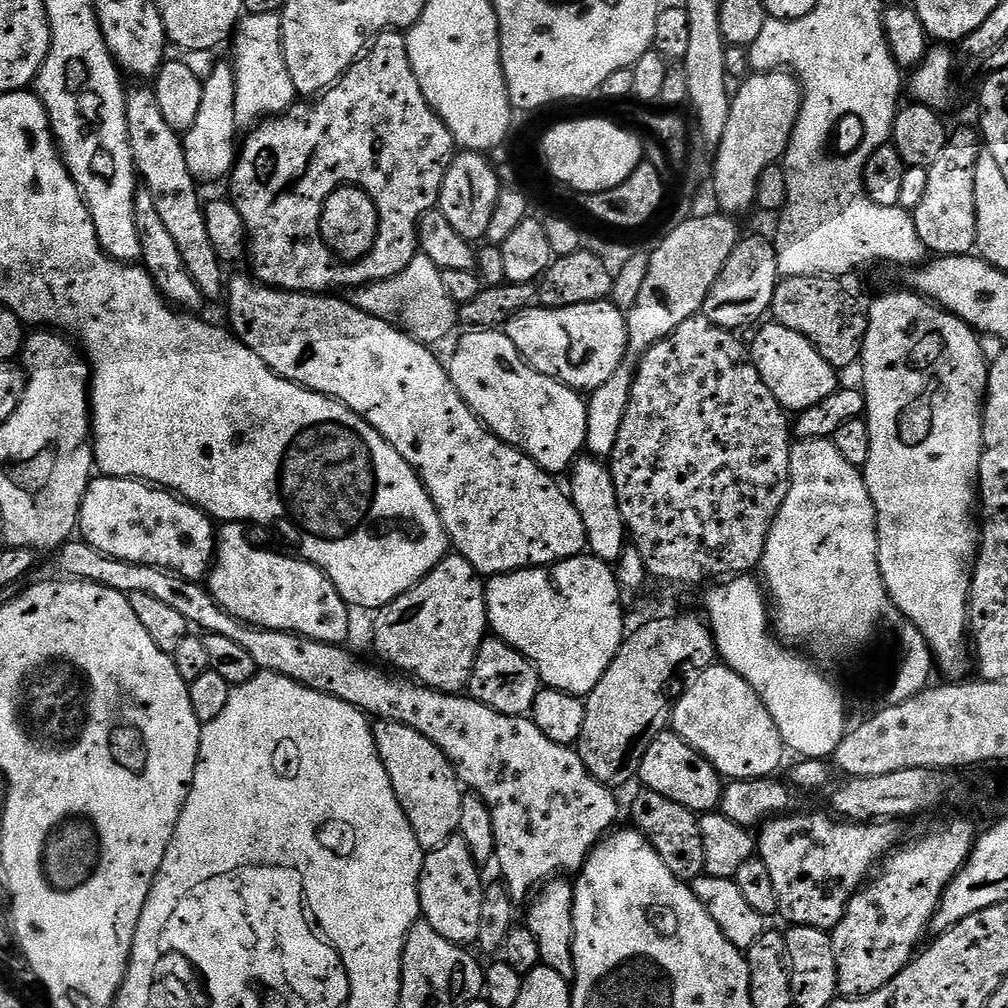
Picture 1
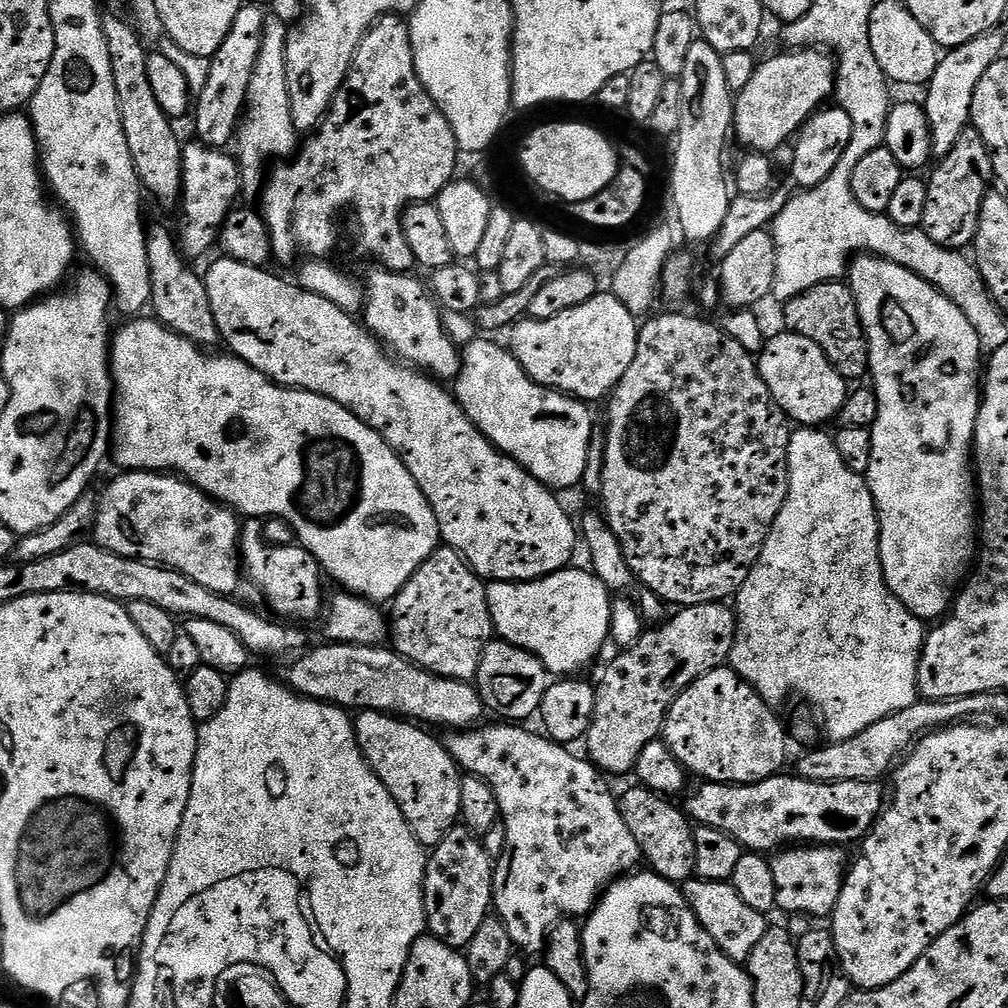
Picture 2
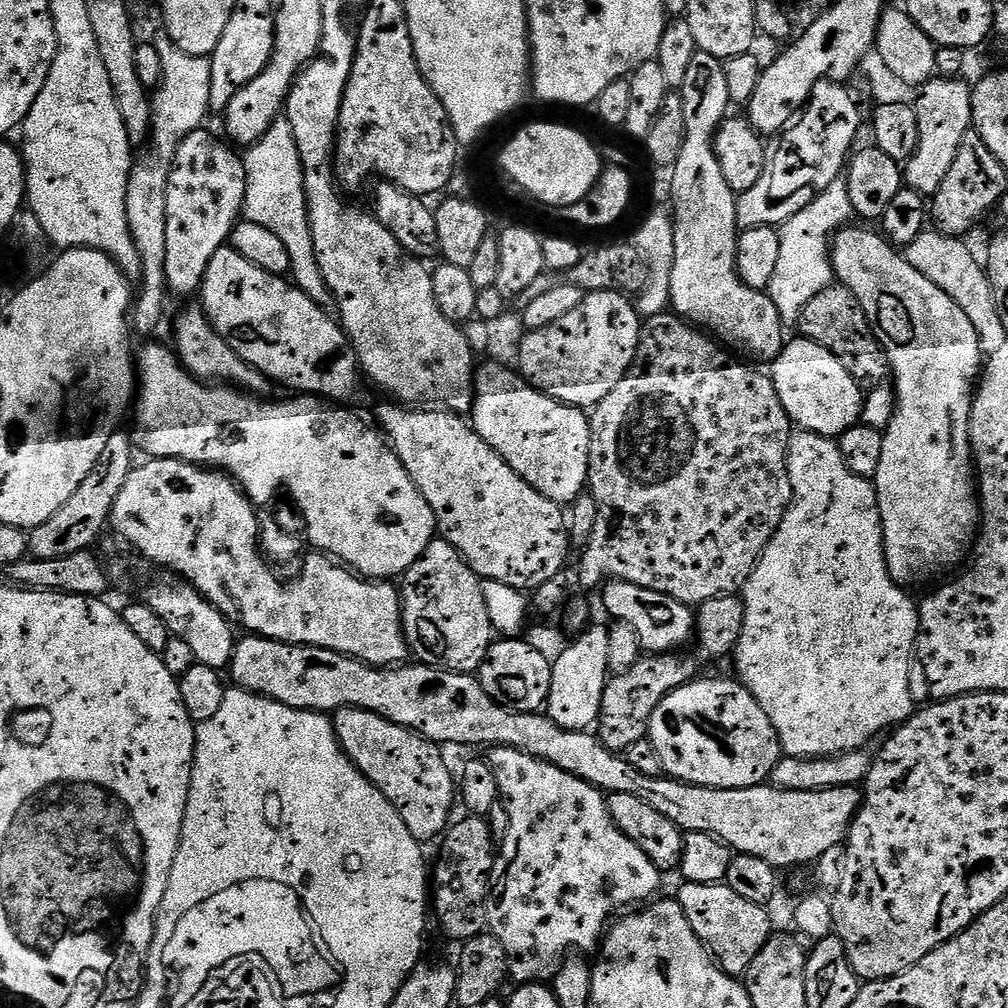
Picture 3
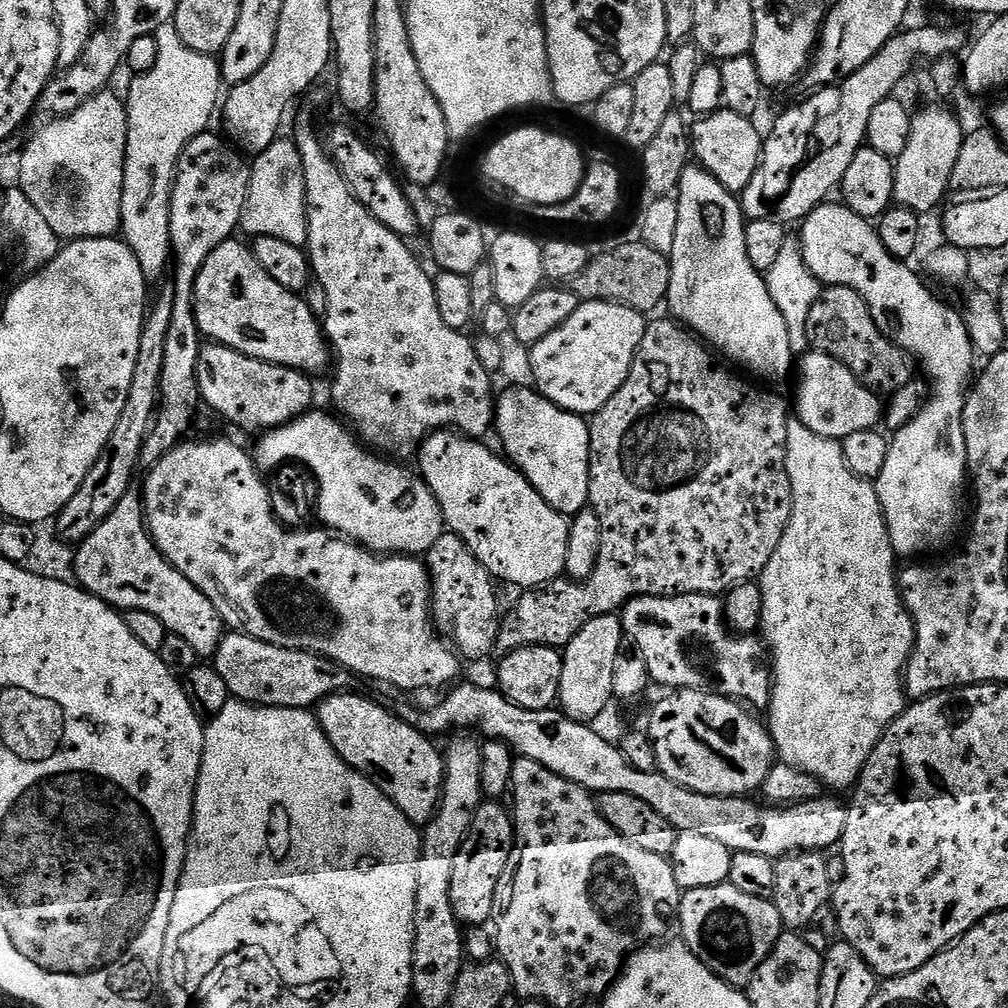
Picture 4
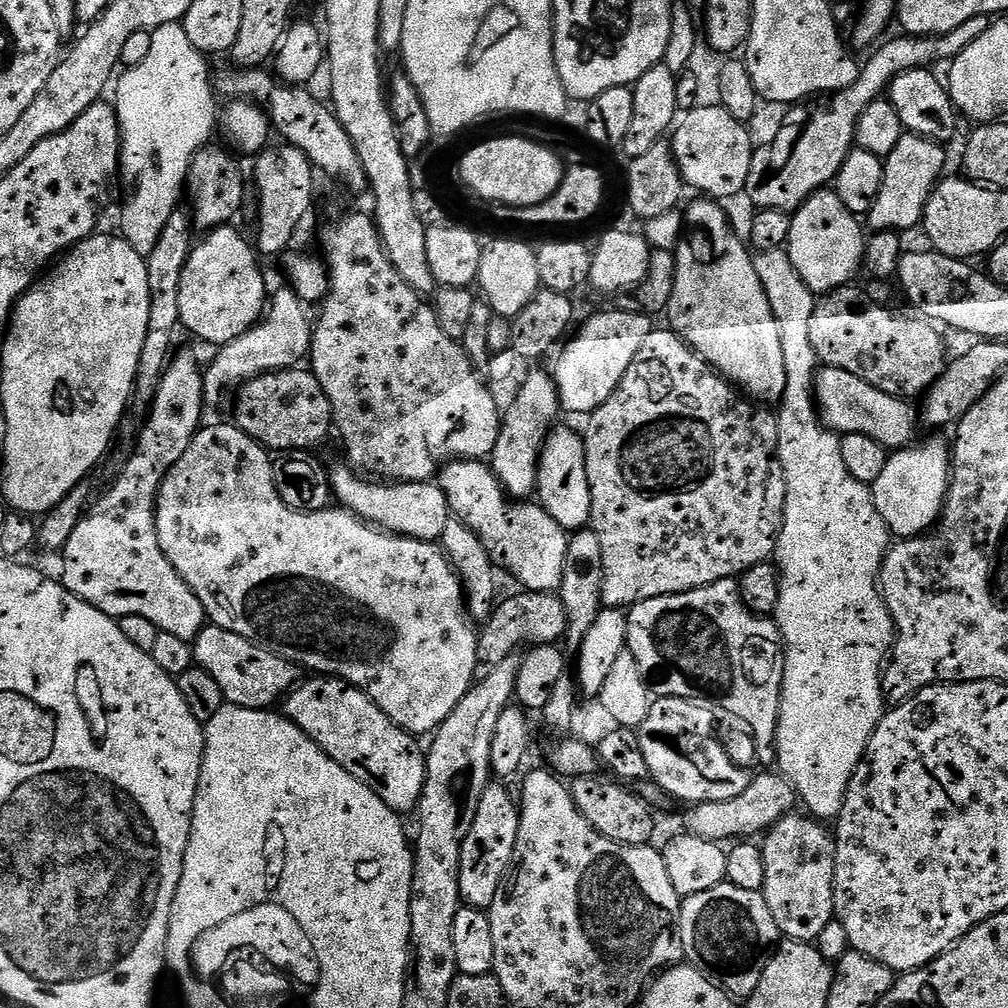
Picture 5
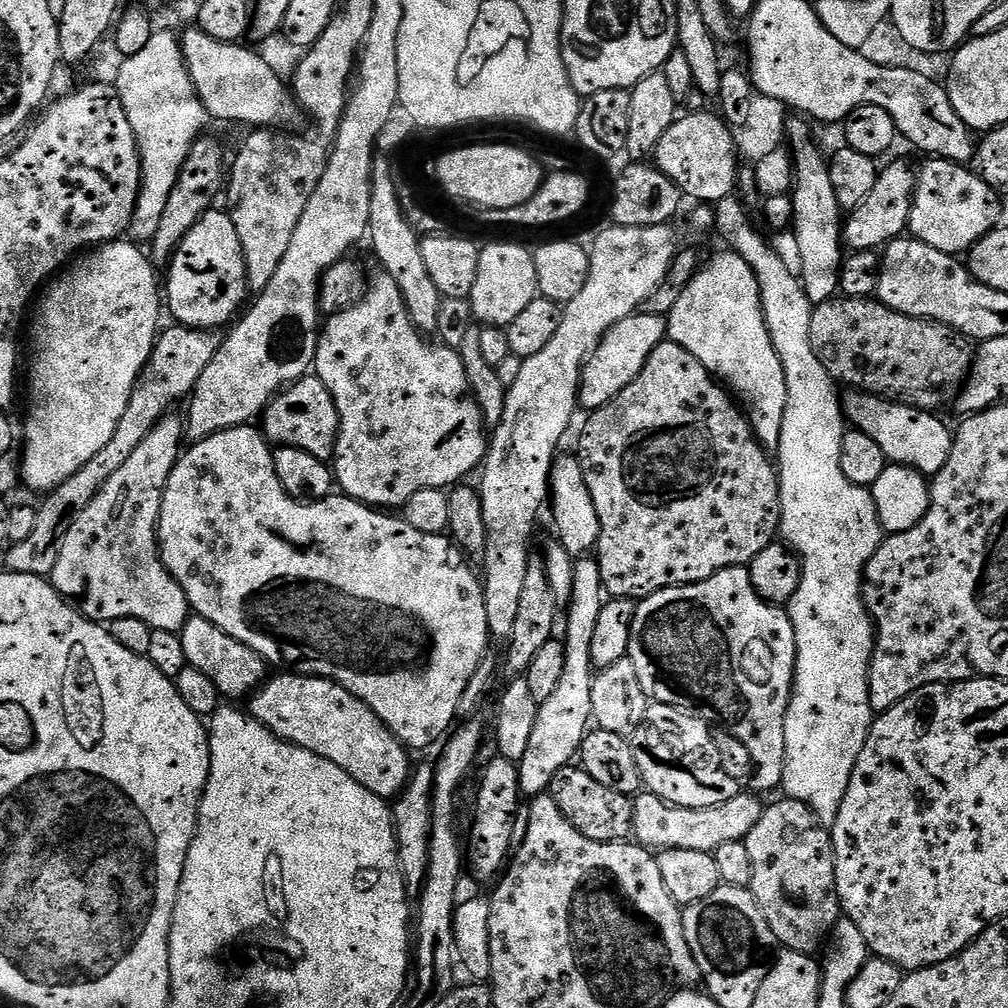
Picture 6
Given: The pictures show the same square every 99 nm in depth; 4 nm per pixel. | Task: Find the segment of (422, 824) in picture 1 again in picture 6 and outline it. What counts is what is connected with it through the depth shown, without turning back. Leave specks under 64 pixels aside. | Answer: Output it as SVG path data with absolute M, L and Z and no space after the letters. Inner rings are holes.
M299 674L274 676L265 679L263 685L257 688L251 697L250 715L254 719L262 722L262 726L270 729L279 740L298 746L302 750L310 750L334 762L334 766L342 766L342 770L346 770L346 774L350 774L354 782L362 782L362 786L366 786L370 794L378 794L383 800L391 801L403 792L410 775L409 749L405 748L395 734L384 725L382 718L378 718L378 714L374 714L374 710L366 706L366 702L350 694L350 690L346 690L341 684L323 680L321 676Z

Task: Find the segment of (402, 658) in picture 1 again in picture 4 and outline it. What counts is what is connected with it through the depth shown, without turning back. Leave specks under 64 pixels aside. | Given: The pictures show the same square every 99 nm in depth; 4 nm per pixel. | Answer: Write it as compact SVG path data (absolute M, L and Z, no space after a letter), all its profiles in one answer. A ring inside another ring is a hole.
M446 530L426 553L426 567L430 577L430 615L439 635L451 641L465 661L492 656L502 608L496 605L497 585L486 566L474 558L470 546L466 546L462 538Z

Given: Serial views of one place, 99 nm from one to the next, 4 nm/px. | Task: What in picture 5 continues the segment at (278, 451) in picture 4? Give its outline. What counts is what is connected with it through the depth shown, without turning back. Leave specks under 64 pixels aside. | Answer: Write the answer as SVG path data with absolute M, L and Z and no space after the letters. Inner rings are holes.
M351 467L332 468L330 479L332 495L339 507L353 512L361 520L394 536L409 536L412 540L439 541L442 530L446 530L450 519L446 494L439 483L397 484L395 482L377 482L357 474Z

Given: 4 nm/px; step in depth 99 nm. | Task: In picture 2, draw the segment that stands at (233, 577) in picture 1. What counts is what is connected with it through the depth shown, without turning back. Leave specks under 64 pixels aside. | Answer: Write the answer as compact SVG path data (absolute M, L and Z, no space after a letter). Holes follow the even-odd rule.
M248 518L243 521L240 529L240 559L247 579L248 576L252 579L253 586L264 595L265 602L273 608L271 611L277 617L304 622L300 620L312 620L319 612L321 615L325 600L324 588L320 585L322 569L318 561L295 543L271 544L264 537L264 528L260 524L263 523L259 519Z

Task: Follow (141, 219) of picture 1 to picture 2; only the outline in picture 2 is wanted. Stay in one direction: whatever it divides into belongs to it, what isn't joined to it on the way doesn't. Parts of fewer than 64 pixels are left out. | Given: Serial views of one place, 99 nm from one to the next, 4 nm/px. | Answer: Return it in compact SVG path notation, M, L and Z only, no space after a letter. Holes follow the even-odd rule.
M164 224L147 225L146 259L150 262L150 294L152 302L150 312L155 319L164 324L170 331L176 332L182 338L200 345L205 350L215 349L215 344L221 343L218 322L214 322L214 306L210 306L210 294L206 290L206 282L201 273L196 273L191 263L180 253L177 237Z

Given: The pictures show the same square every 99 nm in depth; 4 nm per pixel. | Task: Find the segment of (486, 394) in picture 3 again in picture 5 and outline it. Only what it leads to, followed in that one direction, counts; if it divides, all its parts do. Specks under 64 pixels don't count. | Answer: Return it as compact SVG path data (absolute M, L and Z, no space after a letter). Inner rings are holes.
M553 427L544 439L544 447L540 449L540 468L536 472L536 491L538 503L565 530L584 530L589 527L592 519L592 499L590 498L590 483L586 478L586 454L584 442L579 431L571 432L568 428Z

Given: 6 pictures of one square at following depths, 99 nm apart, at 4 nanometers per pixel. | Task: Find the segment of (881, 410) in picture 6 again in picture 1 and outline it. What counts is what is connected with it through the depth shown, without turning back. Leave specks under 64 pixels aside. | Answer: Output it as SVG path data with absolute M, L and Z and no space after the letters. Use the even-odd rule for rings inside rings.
M775 322L761 323L756 330L756 337L753 338L752 344L750 340L752 365L758 370L758 374L762 374L762 382L766 382L766 386L770 386L770 394L774 394L774 398L778 398L780 405L789 413L805 412L810 406L822 402L822 398L830 398L830 394L836 392L837 369L832 368L830 362L826 362L826 358L822 358L822 354L818 354L818 350L814 350L811 342L802 338L802 334L794 334L794 330L786 330L786 326Z

